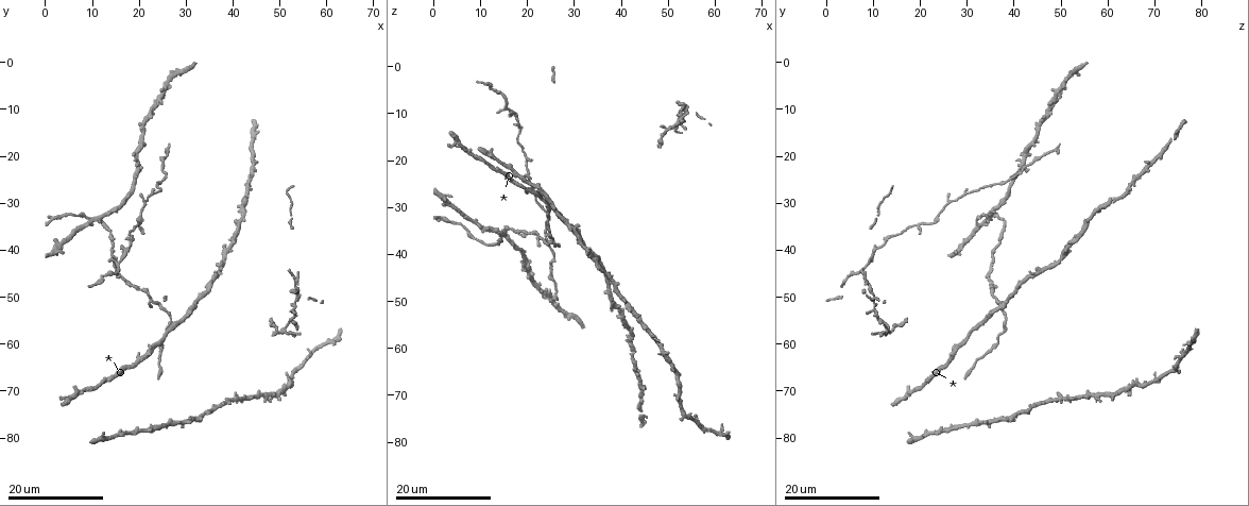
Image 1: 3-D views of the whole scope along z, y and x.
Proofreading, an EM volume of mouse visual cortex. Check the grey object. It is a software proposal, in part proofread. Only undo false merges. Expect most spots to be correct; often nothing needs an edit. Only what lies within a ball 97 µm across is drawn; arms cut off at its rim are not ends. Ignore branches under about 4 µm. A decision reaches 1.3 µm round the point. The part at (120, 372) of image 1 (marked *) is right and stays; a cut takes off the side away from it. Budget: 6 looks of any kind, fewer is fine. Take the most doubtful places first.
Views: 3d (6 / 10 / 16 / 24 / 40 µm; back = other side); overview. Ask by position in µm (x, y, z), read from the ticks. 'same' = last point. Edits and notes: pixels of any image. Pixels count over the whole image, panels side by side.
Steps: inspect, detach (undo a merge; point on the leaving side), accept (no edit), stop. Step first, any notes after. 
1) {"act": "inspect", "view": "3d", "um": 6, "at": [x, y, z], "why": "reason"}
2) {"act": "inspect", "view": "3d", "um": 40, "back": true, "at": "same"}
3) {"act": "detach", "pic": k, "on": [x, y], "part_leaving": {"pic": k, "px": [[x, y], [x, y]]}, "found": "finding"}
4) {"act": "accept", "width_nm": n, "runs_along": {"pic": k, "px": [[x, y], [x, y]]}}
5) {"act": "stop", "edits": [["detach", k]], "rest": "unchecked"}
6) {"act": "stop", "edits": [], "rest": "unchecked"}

{"act": "inspect", "view": "3d", "um": 16, "at": [51.0, 57.5, 13.0], "why": "three-way junction"}

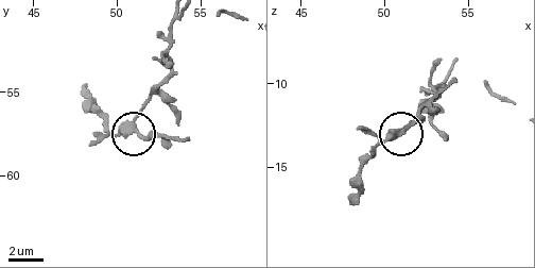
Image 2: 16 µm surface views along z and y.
{"act": "inspect", "view": "3d", "um": 10, "at": [51.0, 57.2, 12.9]}

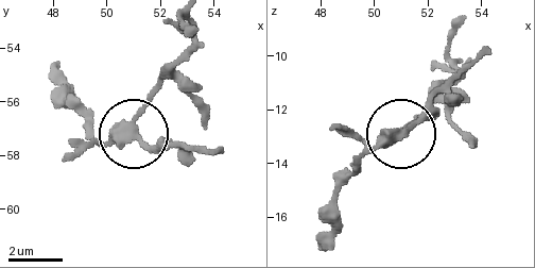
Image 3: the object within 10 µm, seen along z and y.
{"act": "accept", "arms": 3, "found": "one neuron here"}

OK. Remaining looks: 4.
{"act": "inspect", "view": "3d", "um": 24, "at": [10.5, 33.5, 34.5]}

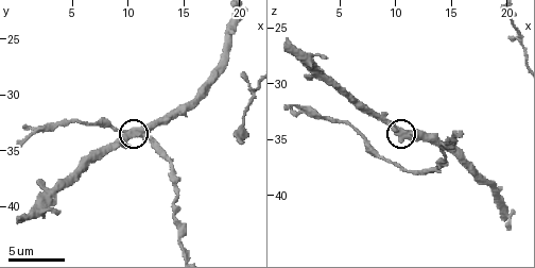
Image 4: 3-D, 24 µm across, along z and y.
{"act": "inspect", "view": "3d", "um": 6, "at": [10.8, 33.0, 34.4]}

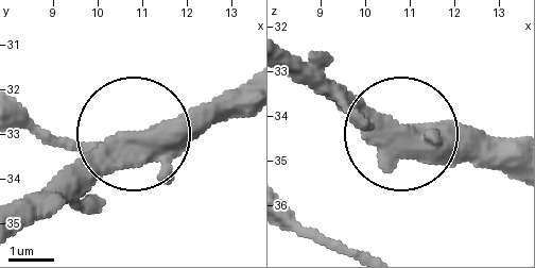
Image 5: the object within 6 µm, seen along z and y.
{"act": "accept", "width_nm": 540, "found": "all the same neuron"}

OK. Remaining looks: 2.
{"act": "inspect", "view": "3d", "um": 24, "at": [19.5, 19.5, 42.5], "why": "sudden change in width"}

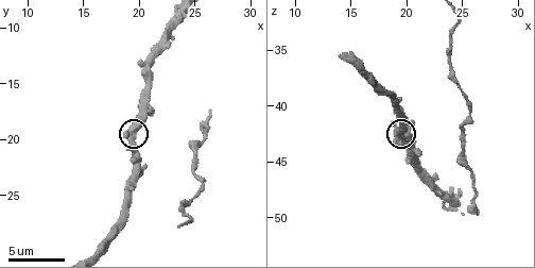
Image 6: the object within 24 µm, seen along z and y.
{"act": "inspect", "view": "3d", "um": 6, "at": "same"}

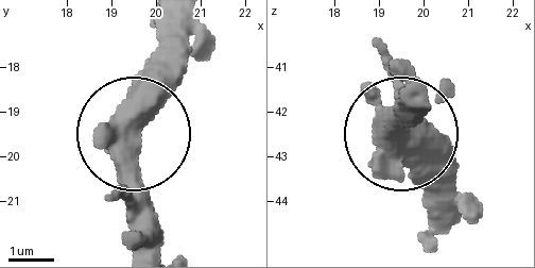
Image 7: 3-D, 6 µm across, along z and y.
{"act": "accept", "arms": 4, "found": "one neuron here"}

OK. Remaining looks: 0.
{"act": "stop", "edits": [], "rest": "unchecked"}

